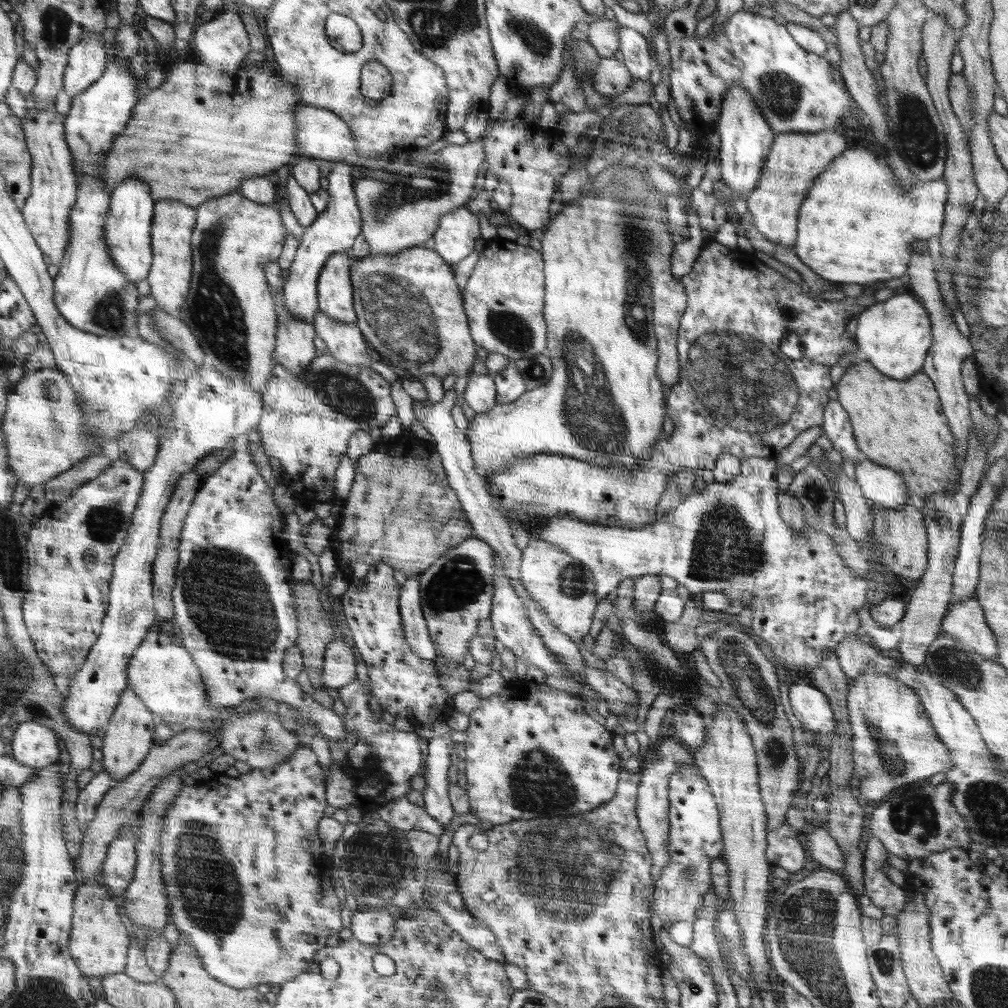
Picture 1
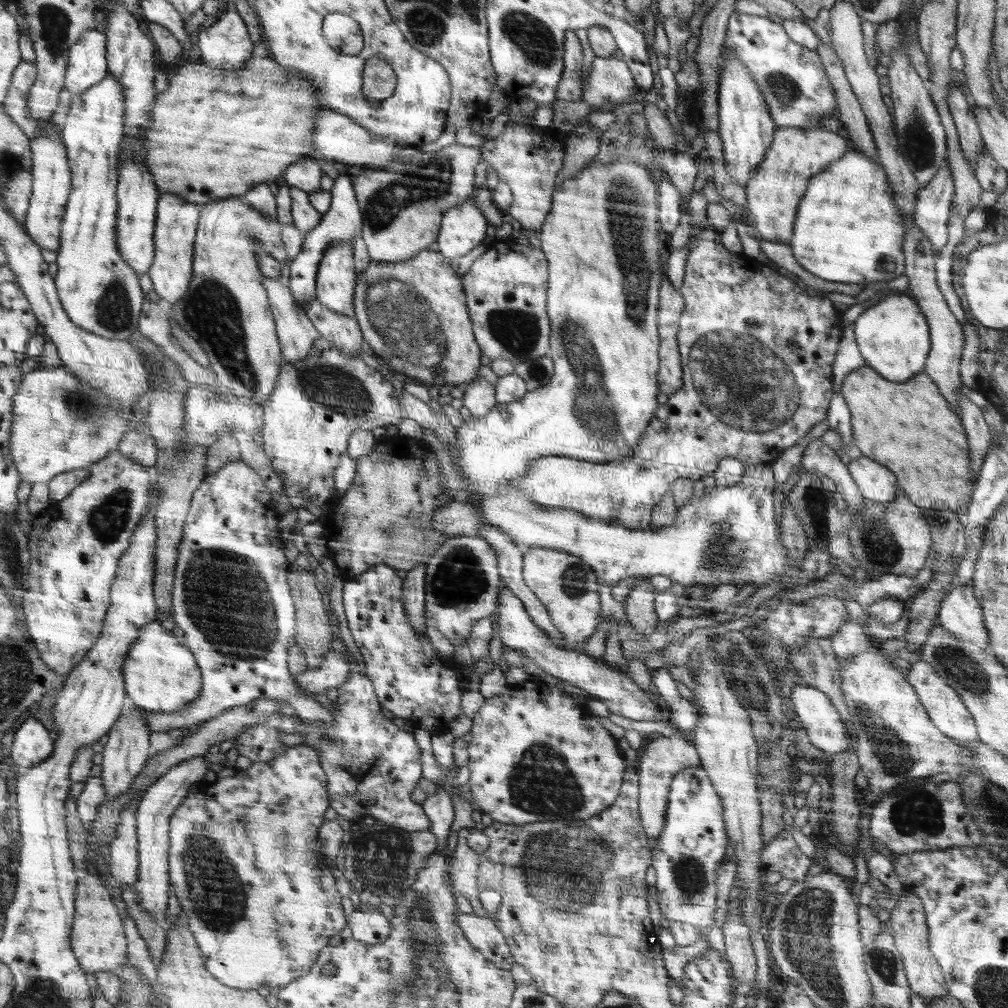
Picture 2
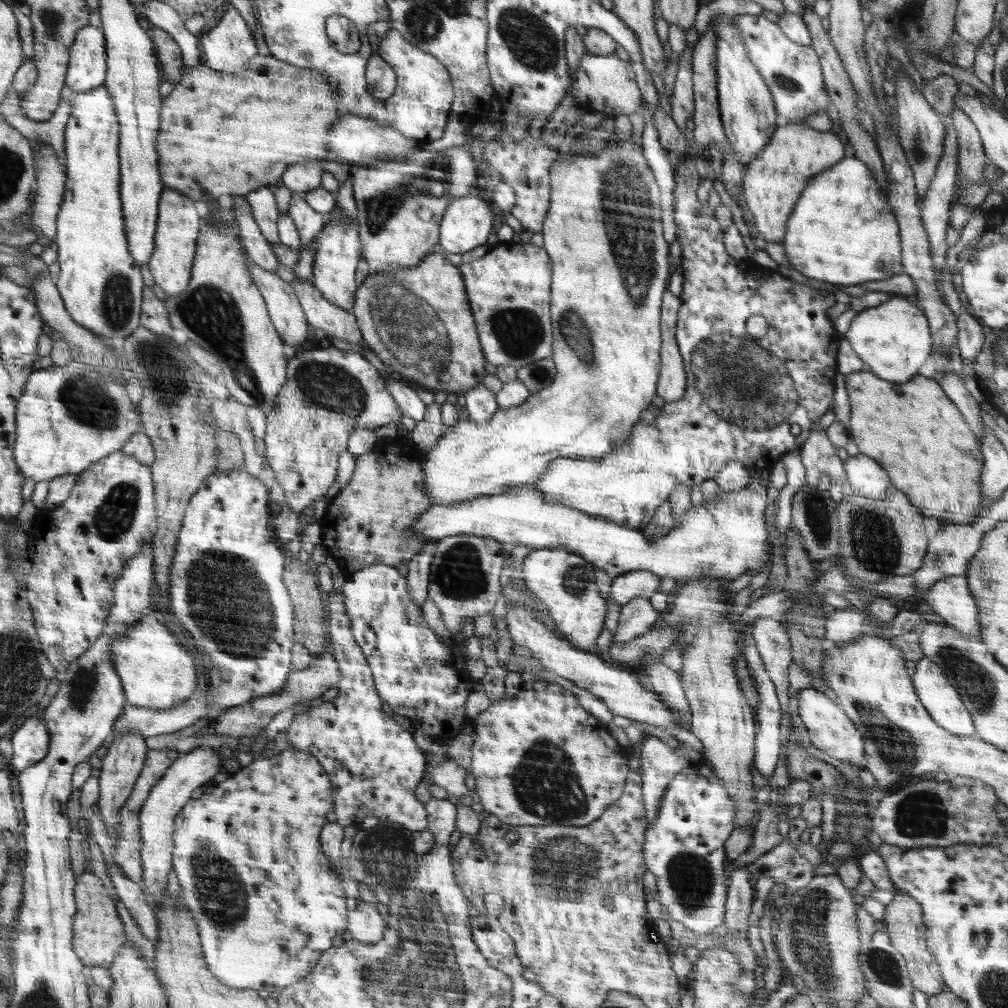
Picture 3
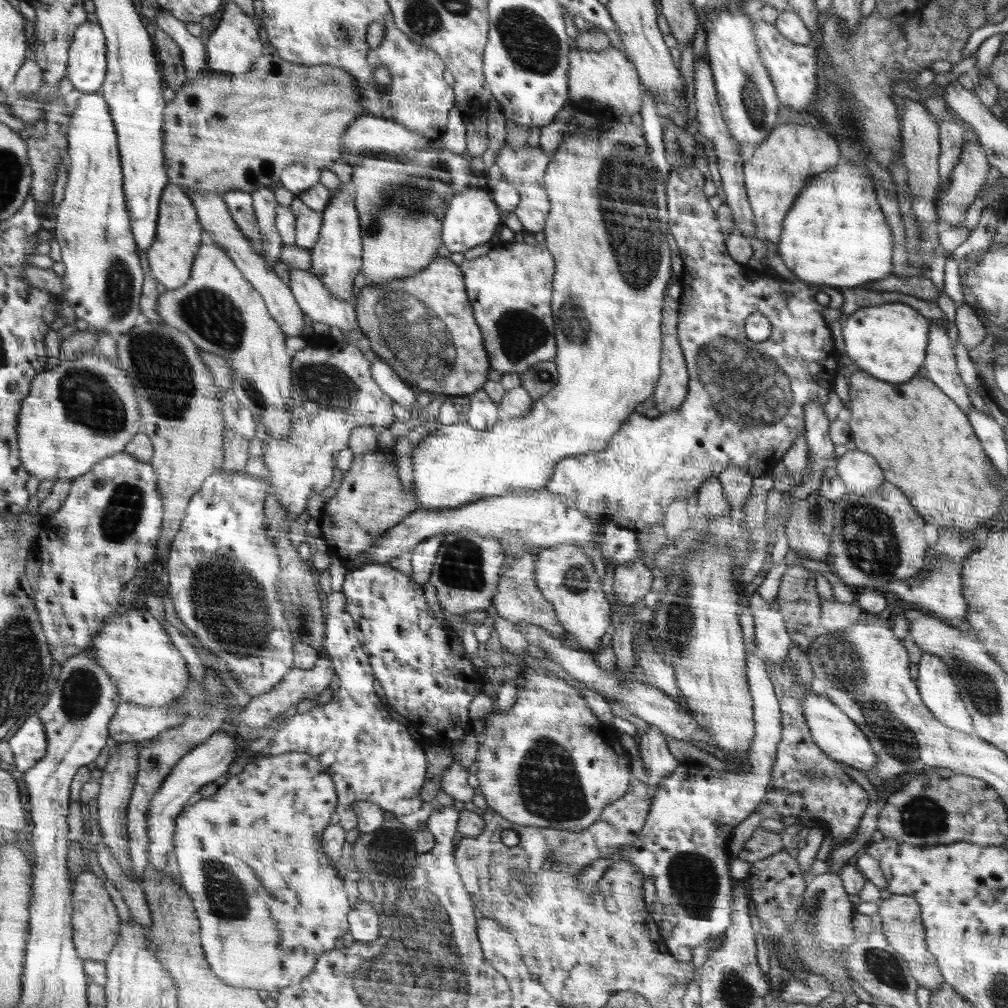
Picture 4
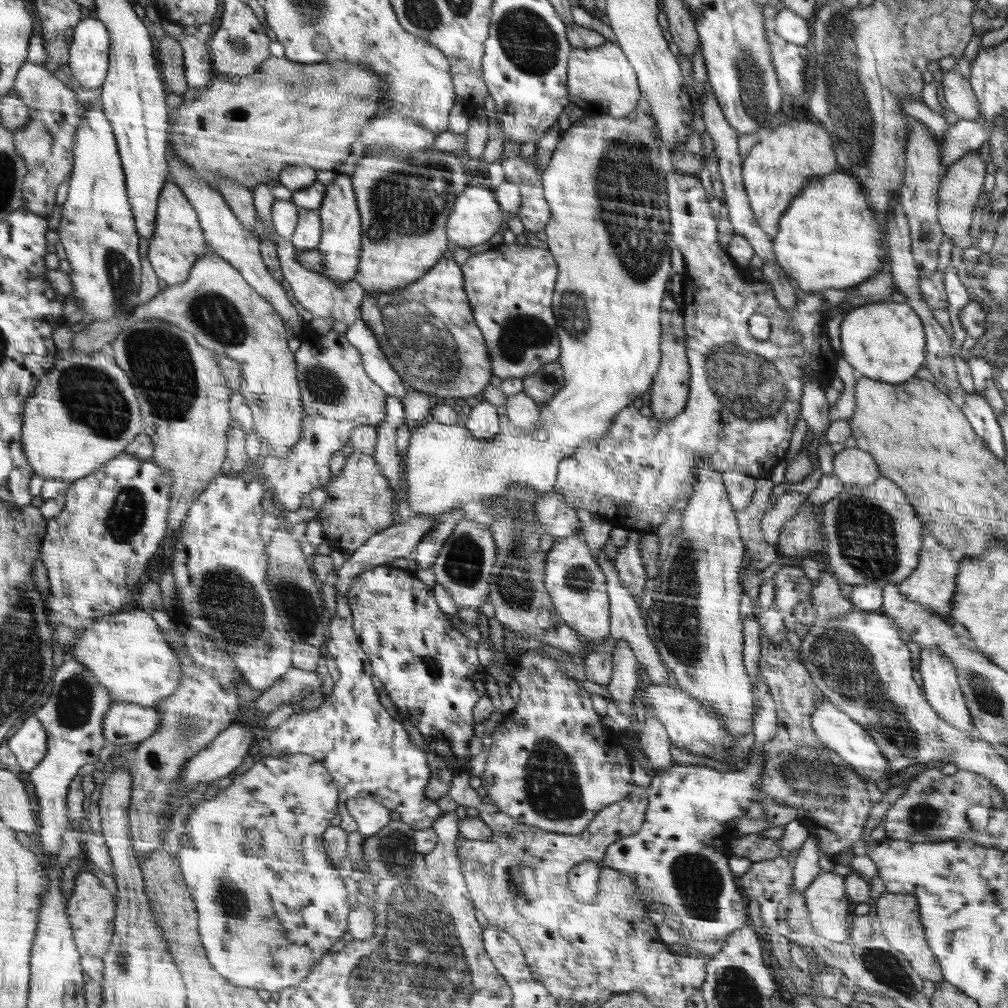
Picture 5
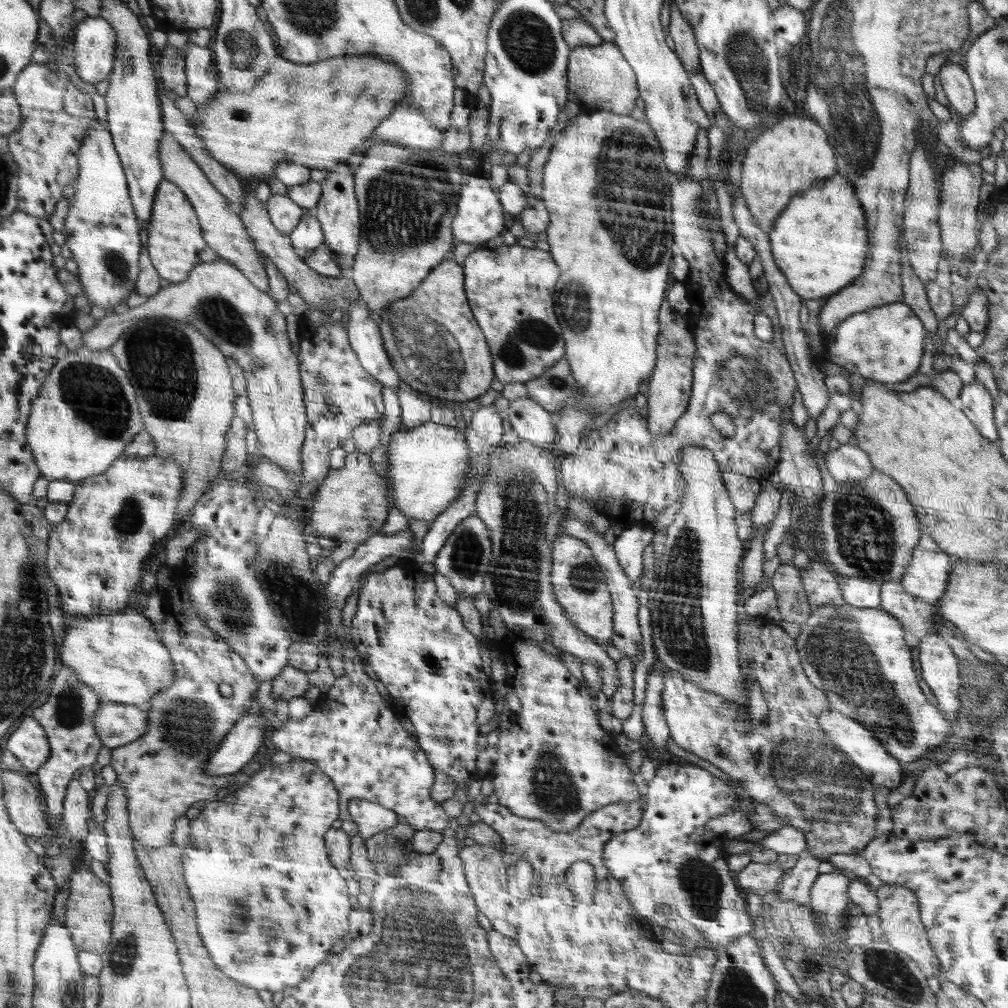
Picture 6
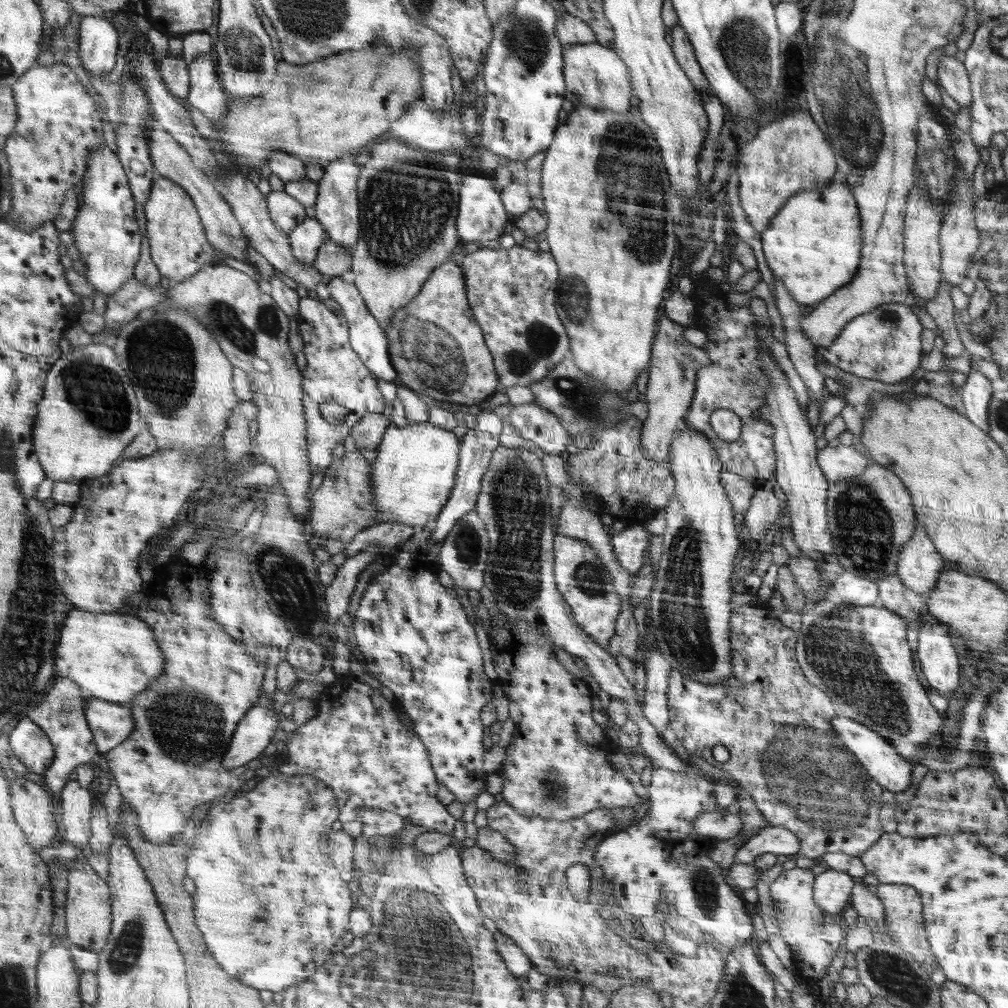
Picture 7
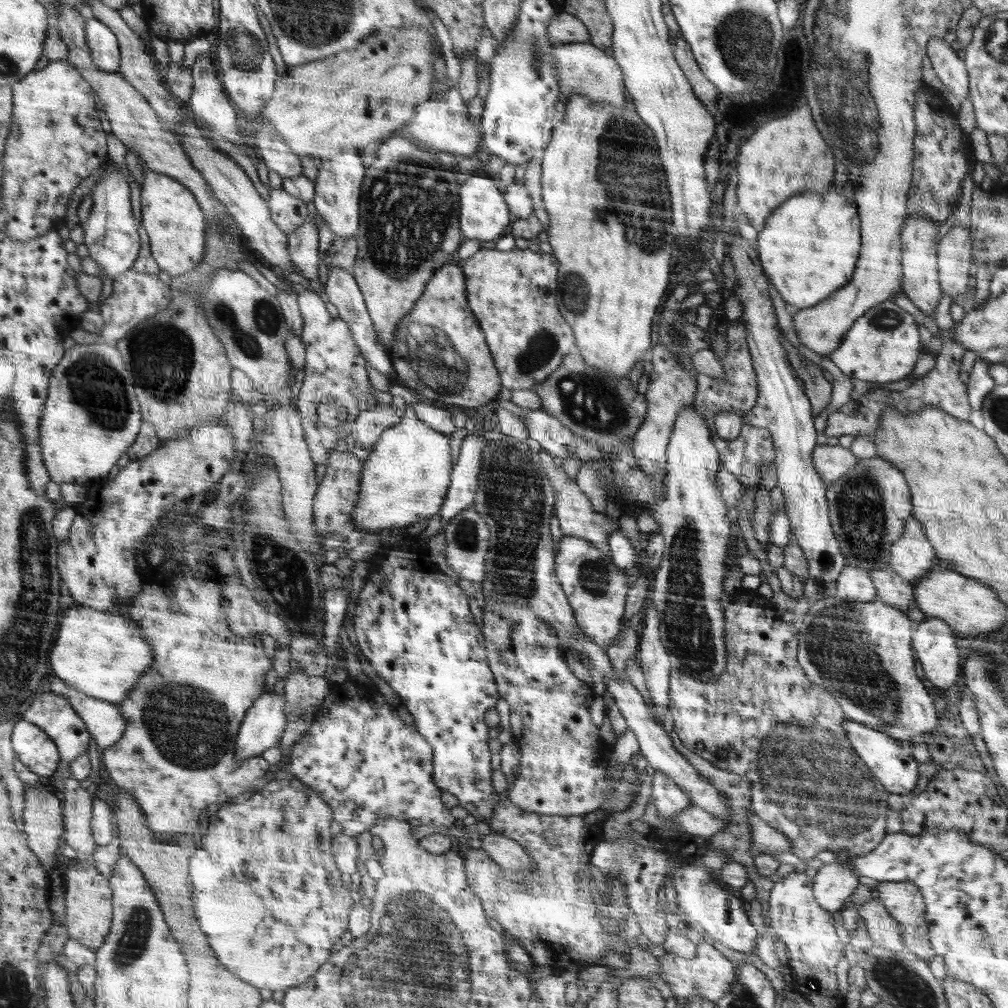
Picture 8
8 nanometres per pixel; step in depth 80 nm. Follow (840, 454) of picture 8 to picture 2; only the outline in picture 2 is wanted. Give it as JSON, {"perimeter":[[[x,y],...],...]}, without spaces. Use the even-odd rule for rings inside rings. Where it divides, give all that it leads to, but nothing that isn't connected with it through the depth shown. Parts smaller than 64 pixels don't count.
{"perimeter":[[[862,455],[852,459],[847,469],[863,498],[887,503],[898,496],[897,475],[882,463]]]}

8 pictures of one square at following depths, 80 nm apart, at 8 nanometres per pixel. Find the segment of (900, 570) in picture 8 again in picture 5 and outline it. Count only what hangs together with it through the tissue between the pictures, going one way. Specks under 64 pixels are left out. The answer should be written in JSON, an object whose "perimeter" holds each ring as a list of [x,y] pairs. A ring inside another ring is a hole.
{"perimeter":[[[931,535],[922,538],[922,546],[918,553],[918,566],[910,573],[908,578],[899,582],[900,592],[912,602],[931,608],[936,614],[949,620],[949,612],[953,605],[958,574],[958,561],[952,558],[947,546],[941,545]]]}

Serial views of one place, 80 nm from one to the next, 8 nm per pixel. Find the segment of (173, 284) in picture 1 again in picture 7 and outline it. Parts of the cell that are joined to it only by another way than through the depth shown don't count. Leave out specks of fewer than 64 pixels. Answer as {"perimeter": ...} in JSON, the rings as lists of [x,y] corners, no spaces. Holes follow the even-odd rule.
{"perimeter":[[[158,176],[155,180],[150,197],[143,206],[151,257],[161,275],[171,279],[172,283],[174,280],[182,281],[199,272],[204,265],[222,261],[229,267],[246,273],[256,282],[263,280],[258,270],[247,262],[226,255],[217,256],[209,240],[206,240],[206,230],[191,196],[172,182],[172,179]]]}

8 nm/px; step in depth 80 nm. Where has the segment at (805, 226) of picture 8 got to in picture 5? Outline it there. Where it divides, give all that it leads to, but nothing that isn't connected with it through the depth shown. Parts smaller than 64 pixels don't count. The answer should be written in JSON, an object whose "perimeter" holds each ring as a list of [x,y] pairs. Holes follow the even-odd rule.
{"perimeter":[[[838,170],[836,174],[815,179],[799,195],[800,198],[792,202],[792,210],[783,214],[784,222],[780,222],[780,234],[771,239],[771,244],[774,244],[771,248],[774,248],[777,263],[790,279],[796,280],[802,292],[810,294],[828,288],[855,287],[881,269],[886,256],[886,229],[879,226],[879,219],[875,218],[864,187],[857,178],[846,170]]]}

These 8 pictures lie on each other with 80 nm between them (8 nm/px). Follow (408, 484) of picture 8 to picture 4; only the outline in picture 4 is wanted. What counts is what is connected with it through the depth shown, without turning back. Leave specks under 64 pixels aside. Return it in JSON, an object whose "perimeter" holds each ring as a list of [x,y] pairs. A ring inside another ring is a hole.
{"perimeter":[[[600,120],[599,126],[595,129],[580,127],[580,130],[575,133],[567,132],[547,166],[544,182],[551,201],[551,212],[547,216],[543,232],[546,237],[547,249],[555,260],[551,311],[554,336],[557,342],[557,353],[554,361],[559,371],[559,382],[556,383],[556,387],[552,391],[548,392],[548,395],[544,395],[543,398],[533,402],[530,413],[520,417],[520,420],[496,422],[492,429],[485,430],[476,429],[465,421],[457,421],[450,425],[438,424],[432,434],[419,442],[412,454],[413,490],[416,490],[420,510],[456,508],[479,501],[482,498],[500,496],[512,490],[542,490],[546,488],[548,481],[551,480],[551,474],[555,472],[555,467],[564,458],[580,454],[598,454],[606,450],[615,434],[623,429],[623,425],[627,424],[628,418],[631,417],[631,414],[634,414],[632,410],[636,408],[636,404],[644,402],[654,392],[656,380],[659,379],[660,344],[662,344],[660,312],[662,312],[662,302],[666,302],[664,292],[666,292],[666,286],[668,286],[668,280],[670,280],[670,274],[672,274],[672,268],[670,268],[670,256],[672,254],[670,254],[670,248],[668,248],[668,242],[666,242],[669,215],[666,204],[667,186],[663,175],[659,173],[658,167],[651,159],[651,150],[647,139],[644,138],[643,127],[632,122],[620,123],[619,120]]]}

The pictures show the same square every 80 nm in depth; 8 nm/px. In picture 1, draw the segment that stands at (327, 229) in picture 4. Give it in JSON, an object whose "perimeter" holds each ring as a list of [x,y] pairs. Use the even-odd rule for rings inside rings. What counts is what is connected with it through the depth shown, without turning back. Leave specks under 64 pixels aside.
{"perimeter":[[[349,251],[331,254],[319,276],[318,301],[320,312],[334,320],[355,323],[358,320],[352,308],[351,268]]]}

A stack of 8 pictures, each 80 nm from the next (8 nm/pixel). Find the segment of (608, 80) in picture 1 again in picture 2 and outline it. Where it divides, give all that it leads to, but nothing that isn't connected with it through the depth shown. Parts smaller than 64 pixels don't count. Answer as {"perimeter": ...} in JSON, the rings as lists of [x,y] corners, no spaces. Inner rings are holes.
{"perimeter":[[[595,57],[586,80],[581,81],[581,100],[594,108],[628,104],[635,94],[634,77],[624,59]]]}

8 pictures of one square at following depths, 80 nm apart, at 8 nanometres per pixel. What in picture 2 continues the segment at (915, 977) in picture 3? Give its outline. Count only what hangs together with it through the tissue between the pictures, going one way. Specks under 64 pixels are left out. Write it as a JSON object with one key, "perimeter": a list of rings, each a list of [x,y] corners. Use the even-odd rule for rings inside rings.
{"perimeter":[[[911,891],[901,893],[899,906],[892,910],[889,920],[895,946],[900,946],[900,954],[904,954],[903,966],[908,966],[908,982],[912,982],[912,990],[921,996],[926,1005],[947,995],[949,988],[946,986],[939,961],[930,953],[929,929],[923,900]]]}

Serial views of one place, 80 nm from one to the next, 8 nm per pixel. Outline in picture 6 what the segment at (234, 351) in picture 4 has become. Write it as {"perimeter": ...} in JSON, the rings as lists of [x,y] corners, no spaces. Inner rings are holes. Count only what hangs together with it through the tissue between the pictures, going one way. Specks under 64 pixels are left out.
{"perimeter":[[[224,259],[200,263],[195,267],[186,281],[171,283],[120,314],[108,312],[97,320],[94,328],[83,332],[83,346],[94,350],[109,349],[124,330],[144,318],[161,317],[194,327],[244,371],[246,397],[260,442],[258,453],[264,459],[272,460],[288,478],[301,478],[307,418],[301,374],[298,372],[300,362],[296,360],[286,336],[286,320],[282,316],[284,309],[270,294],[257,288],[239,267]]]}

